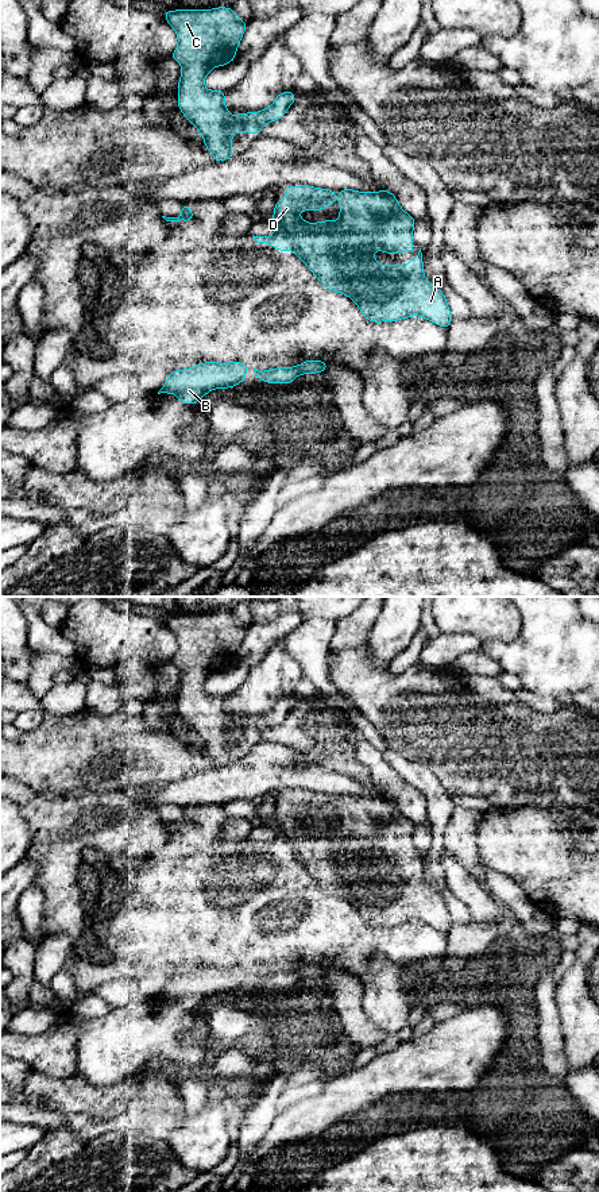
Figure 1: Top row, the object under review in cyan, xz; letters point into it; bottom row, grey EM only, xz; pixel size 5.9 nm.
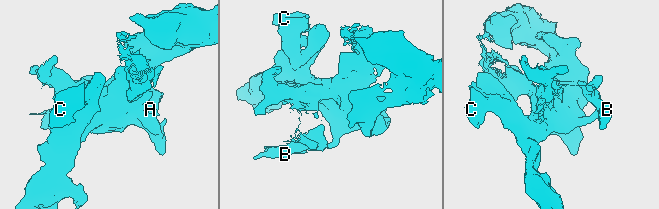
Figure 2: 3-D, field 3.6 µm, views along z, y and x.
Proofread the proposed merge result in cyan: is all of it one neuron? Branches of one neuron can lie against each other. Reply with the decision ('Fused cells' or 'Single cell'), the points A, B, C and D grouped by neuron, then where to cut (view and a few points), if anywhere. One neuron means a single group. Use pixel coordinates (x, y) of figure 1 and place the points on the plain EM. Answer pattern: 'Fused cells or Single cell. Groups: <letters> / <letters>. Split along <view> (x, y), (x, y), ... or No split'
Fused cells. Groups: A C D / B. Split along xz (297, 971), (300, 978)

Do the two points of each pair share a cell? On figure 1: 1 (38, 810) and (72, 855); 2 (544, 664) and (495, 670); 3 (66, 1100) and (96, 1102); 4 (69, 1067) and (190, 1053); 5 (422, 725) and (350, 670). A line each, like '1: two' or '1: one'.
1: one
2: two
3: one
4: two
5: one

